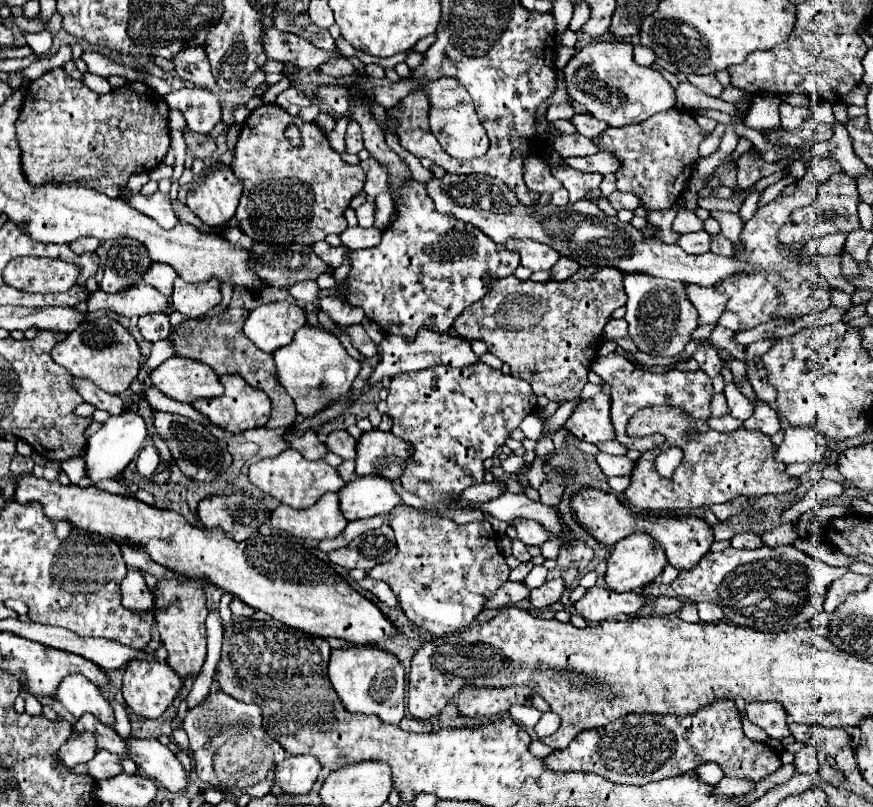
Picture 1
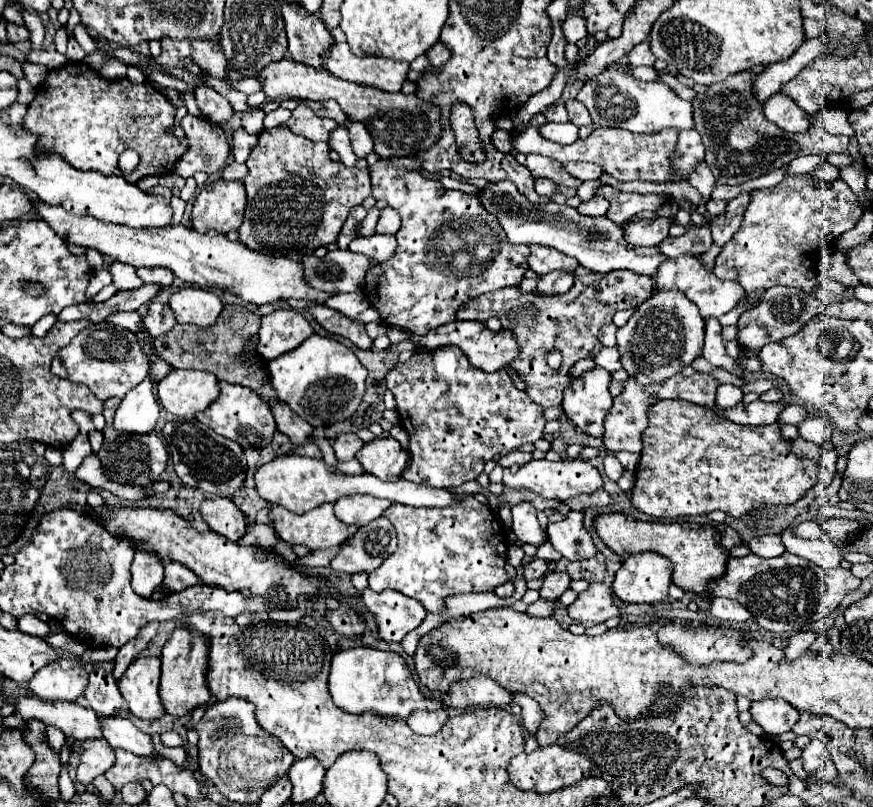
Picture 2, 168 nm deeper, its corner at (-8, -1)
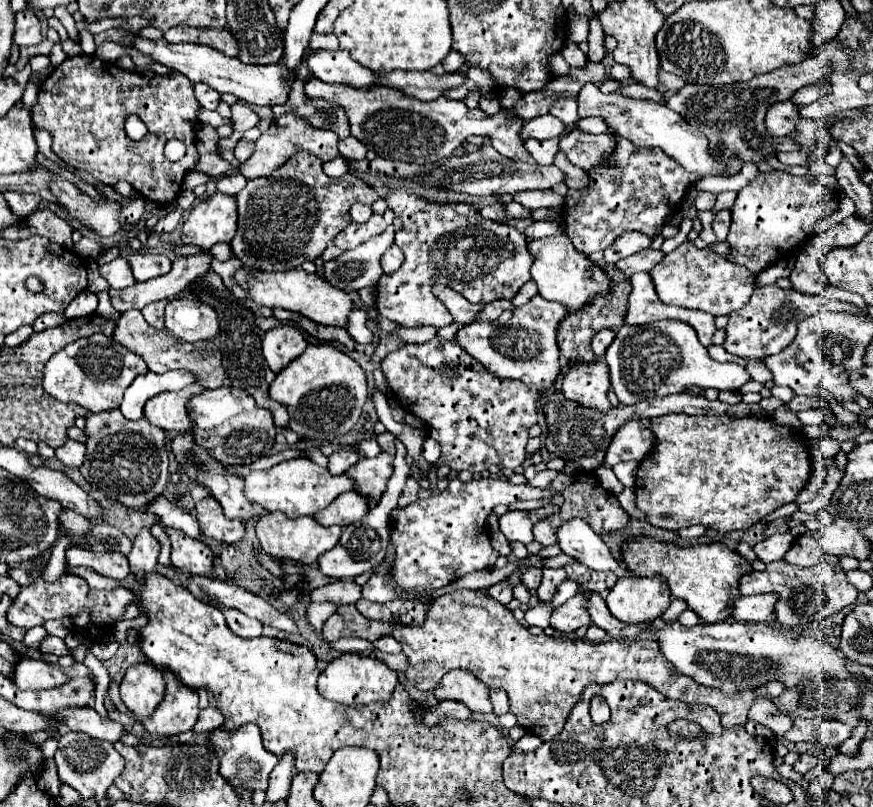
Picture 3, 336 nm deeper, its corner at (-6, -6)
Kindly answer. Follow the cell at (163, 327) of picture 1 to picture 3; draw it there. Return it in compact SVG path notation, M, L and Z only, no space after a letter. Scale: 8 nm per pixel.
M160 300L160 302L152 302L148 304L146 308L142 308L142 314L146 318L146 322L152 326L152 328L164 328L164 306L166 306L168 300Z

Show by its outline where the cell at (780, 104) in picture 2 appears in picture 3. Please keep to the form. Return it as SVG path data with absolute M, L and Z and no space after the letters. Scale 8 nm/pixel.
M790 100L776 102L766 112L766 128L774 136L788 136L788 134L792 134L798 120L800 120L800 112L798 112L798 108Z

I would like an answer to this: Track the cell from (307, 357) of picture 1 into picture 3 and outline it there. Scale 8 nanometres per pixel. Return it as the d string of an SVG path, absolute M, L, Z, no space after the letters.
M310 344L300 358L294 358L284 370L280 370L270 384L270 398L284 404L290 414L290 428L300 438L334 440L346 434L362 412L368 398L364 370L332 344Z

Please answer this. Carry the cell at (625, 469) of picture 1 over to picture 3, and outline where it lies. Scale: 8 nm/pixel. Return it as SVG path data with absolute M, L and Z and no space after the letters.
M604 464L596 470L596 478L598 478L598 482L600 482L608 492L612 492L612 494L618 494L618 492L624 490L624 486L620 484L620 480L618 480L616 474L612 472L612 468L608 468L608 466L604 466Z

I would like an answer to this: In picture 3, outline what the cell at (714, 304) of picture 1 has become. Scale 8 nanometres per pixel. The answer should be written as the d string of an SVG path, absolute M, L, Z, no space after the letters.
M690 240L680 244L670 252L664 262L660 262L650 272L658 298L664 304L676 304L682 308L702 310L712 316L726 316L734 310L740 310L754 292L754 280L744 266L726 262L724 256L712 254L708 248L700 250Z

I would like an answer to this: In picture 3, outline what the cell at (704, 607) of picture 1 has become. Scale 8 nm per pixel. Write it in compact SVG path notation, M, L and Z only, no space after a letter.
M756 594L756 596L742 596L732 604L732 620L736 622L766 622L774 612L776 594Z

